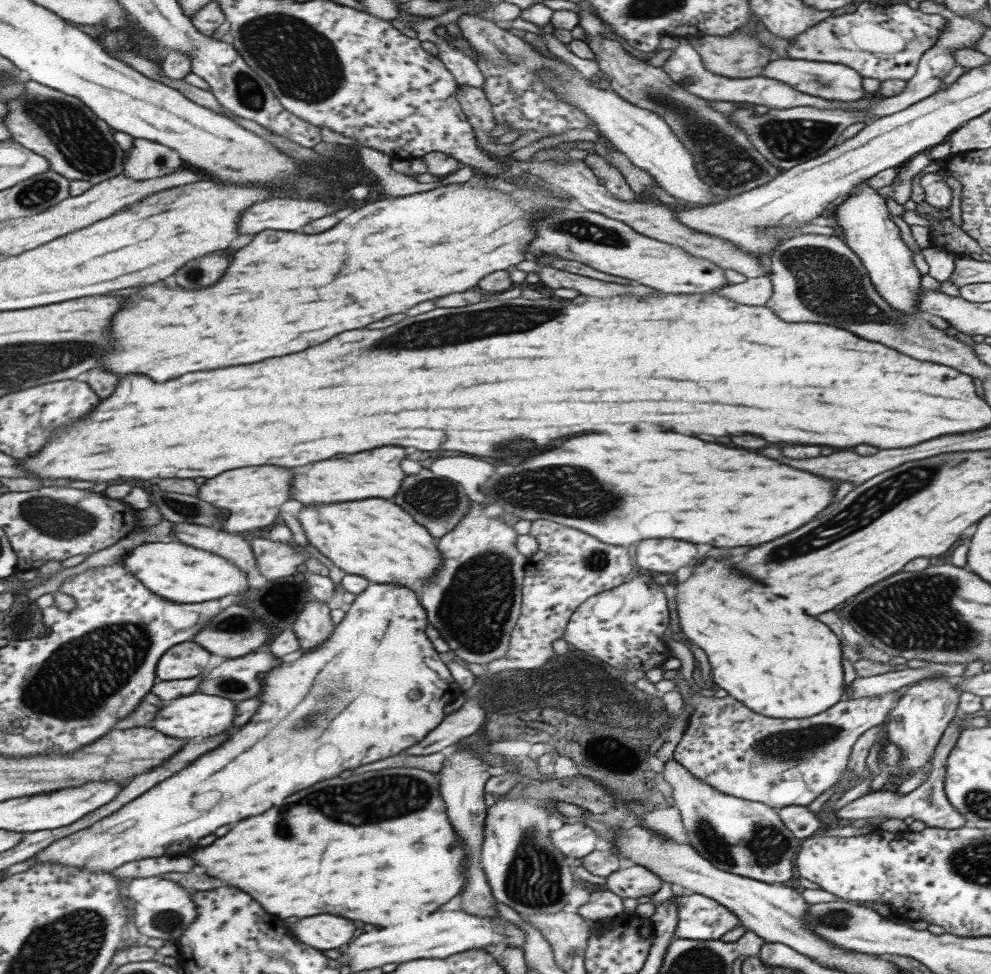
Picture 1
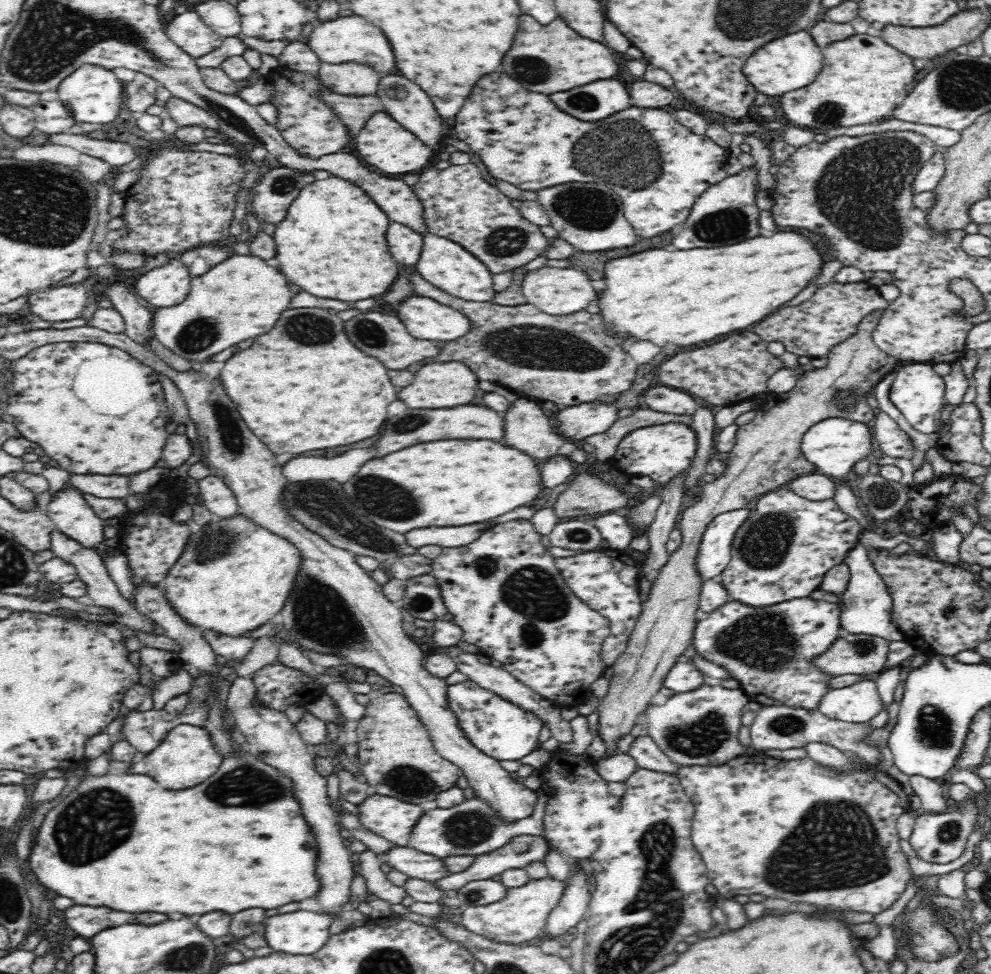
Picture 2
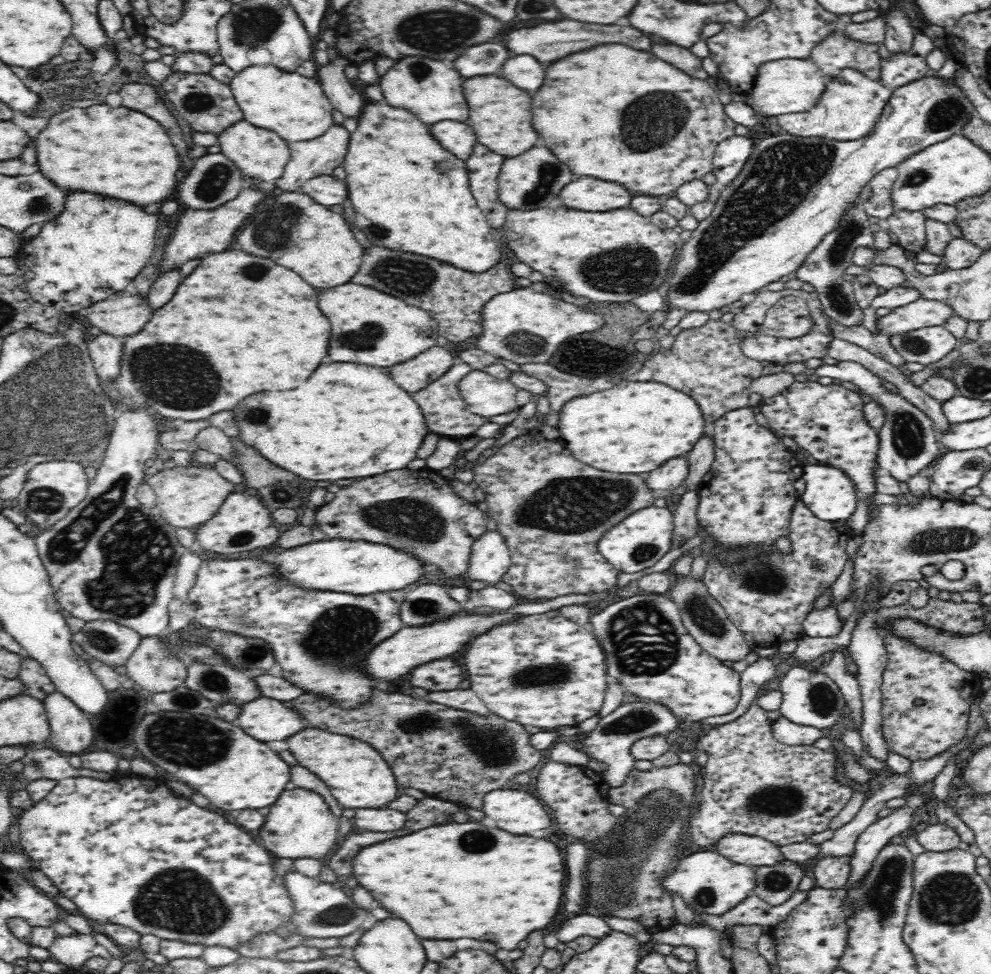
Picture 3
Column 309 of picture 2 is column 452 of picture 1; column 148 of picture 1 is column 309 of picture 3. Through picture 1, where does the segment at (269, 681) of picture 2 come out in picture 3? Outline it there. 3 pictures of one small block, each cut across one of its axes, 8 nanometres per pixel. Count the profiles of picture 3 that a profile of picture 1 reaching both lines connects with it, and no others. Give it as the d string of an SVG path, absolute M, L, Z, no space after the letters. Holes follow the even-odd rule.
M284 790L280 798L270 806L270 814L265 817L258 838L264 848L272 850L280 858L324 858L338 840L338 820L330 812L322 796L312 790Z

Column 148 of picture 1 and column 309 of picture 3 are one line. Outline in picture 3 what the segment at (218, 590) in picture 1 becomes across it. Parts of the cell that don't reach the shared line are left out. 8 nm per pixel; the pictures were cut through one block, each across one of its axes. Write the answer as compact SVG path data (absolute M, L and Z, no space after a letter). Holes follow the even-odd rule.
M349 540L310 541L310 544L290 548L274 558L278 576L290 580L294 586L308 590L340 590L346 594L374 594L388 590L402 590L422 576L420 559L394 547L372 542Z

